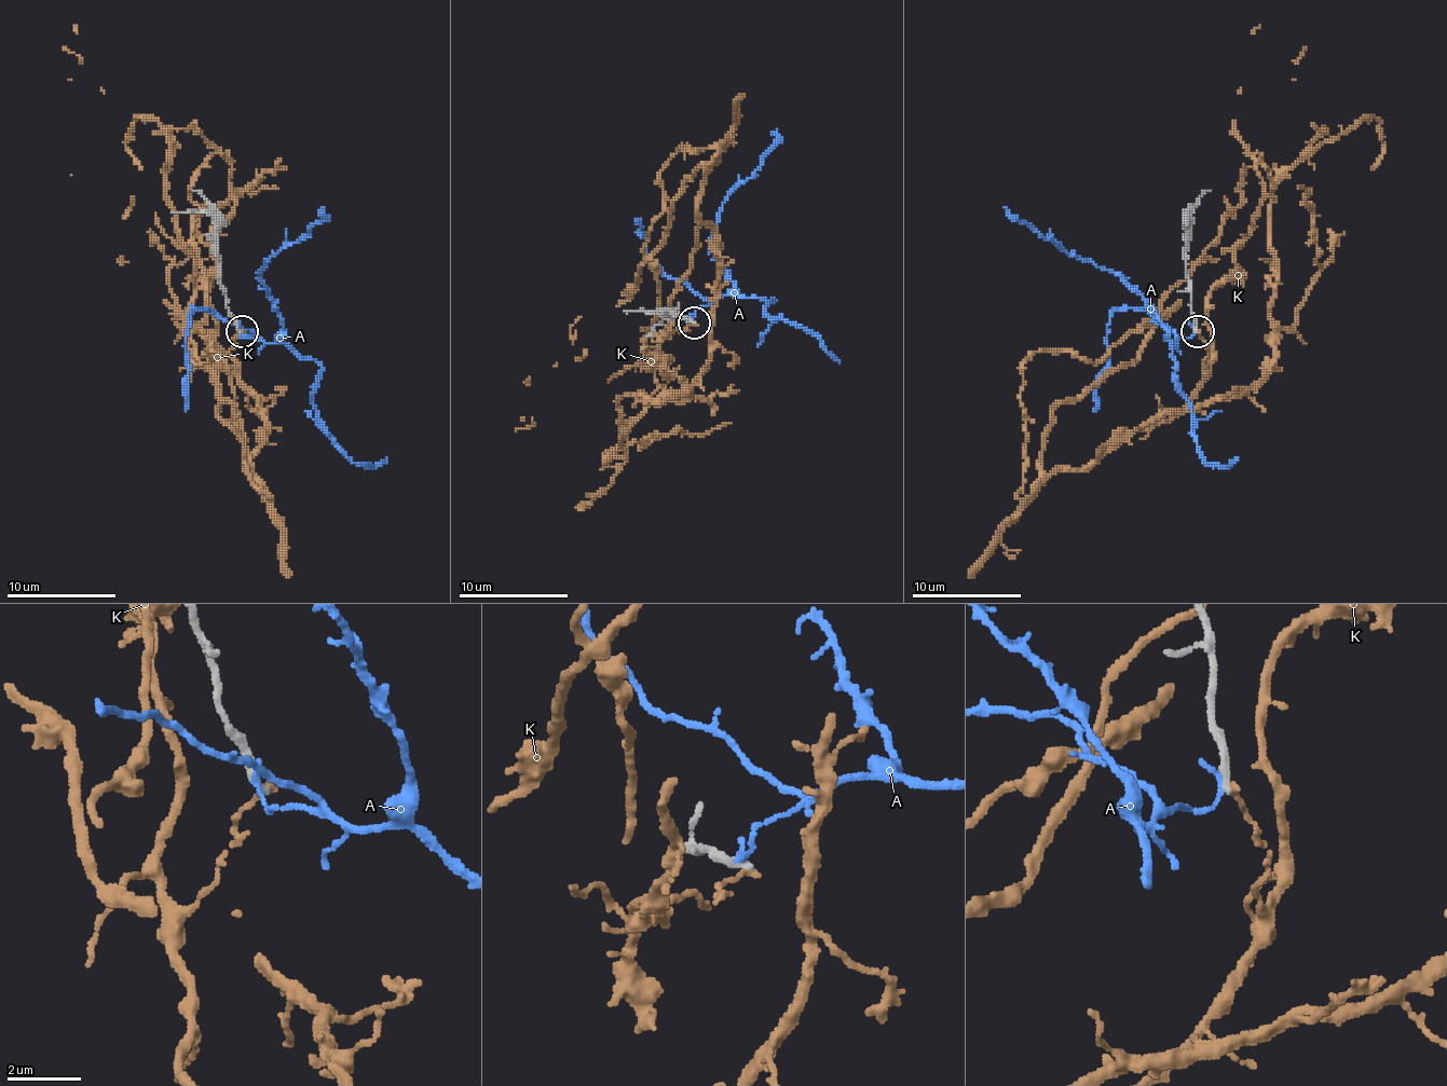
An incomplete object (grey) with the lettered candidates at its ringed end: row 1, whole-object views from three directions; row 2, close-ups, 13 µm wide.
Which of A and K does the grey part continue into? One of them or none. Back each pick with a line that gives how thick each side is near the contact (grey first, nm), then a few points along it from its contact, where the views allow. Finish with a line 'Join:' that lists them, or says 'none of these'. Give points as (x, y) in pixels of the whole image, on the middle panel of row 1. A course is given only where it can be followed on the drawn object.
Join: none of these

